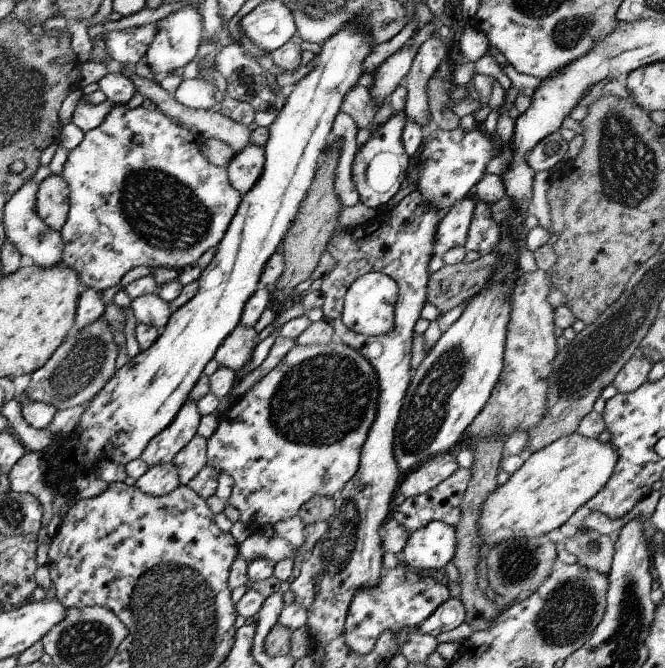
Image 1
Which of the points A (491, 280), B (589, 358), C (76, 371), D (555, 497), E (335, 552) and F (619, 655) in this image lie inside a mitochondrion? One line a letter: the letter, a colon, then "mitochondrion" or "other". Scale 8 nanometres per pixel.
A: other
B: mitochondrion
C: mitochondrion
D: other
E: mitochondrion
F: mitochondrion

